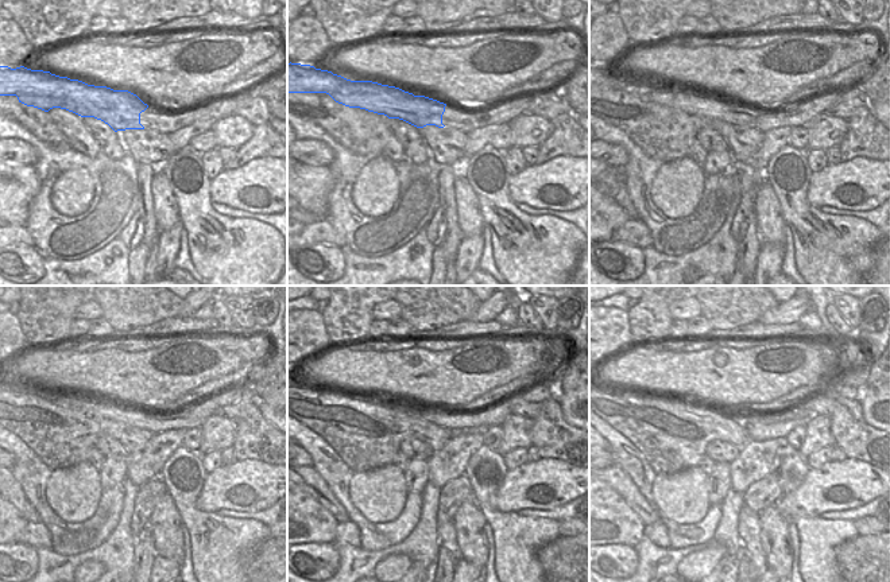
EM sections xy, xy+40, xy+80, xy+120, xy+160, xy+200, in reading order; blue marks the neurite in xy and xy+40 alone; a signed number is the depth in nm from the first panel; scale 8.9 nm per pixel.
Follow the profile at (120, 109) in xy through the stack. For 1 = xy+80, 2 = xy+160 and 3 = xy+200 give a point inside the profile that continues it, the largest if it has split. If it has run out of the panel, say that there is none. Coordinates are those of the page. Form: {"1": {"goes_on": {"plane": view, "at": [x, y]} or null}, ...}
{"1": {"goes_on": {"plane": "xy+80", "at": [691, 103]}}, "2": {"goes_on": {"plane": "xy+160", "at": [440, 416]}}, "3": {"goes_on": {"plane": "xy+200", "at": [745, 419]}}}

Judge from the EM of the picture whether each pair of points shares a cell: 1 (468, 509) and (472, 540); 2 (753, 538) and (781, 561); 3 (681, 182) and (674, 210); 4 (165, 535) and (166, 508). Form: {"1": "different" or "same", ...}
{"1": "same", "2": "different", "3": "same", "4": "same"}

